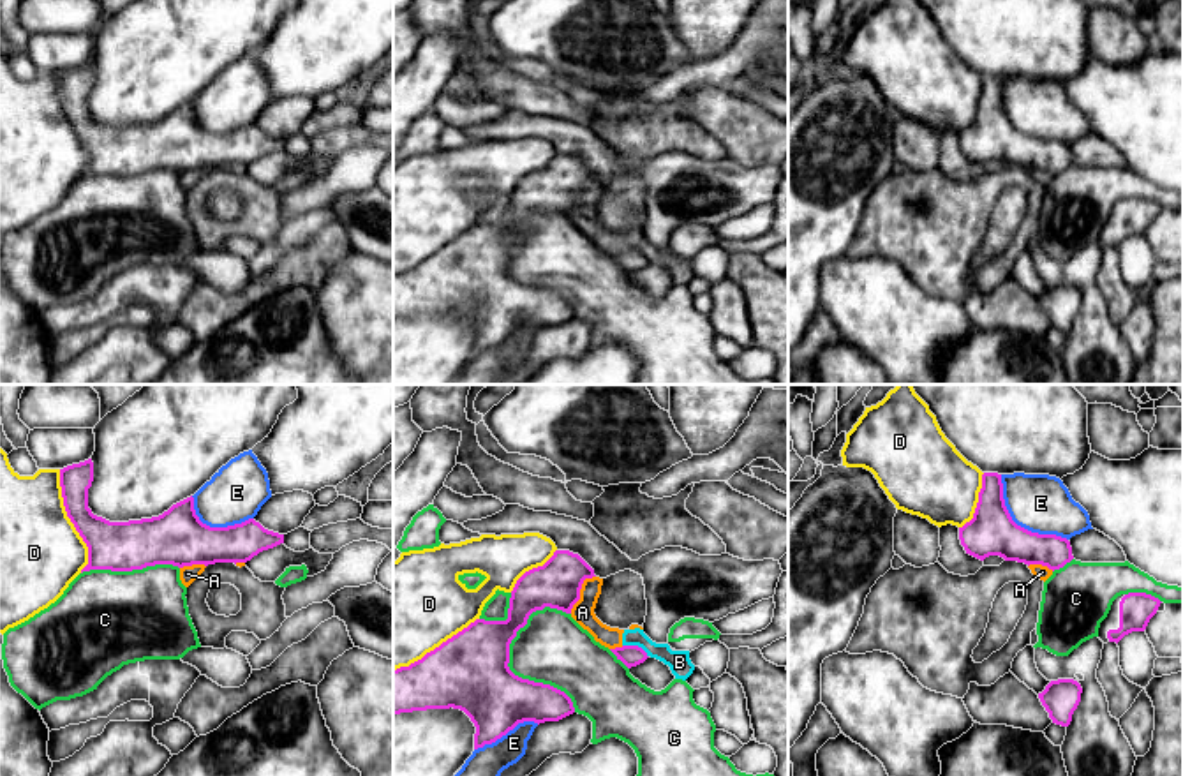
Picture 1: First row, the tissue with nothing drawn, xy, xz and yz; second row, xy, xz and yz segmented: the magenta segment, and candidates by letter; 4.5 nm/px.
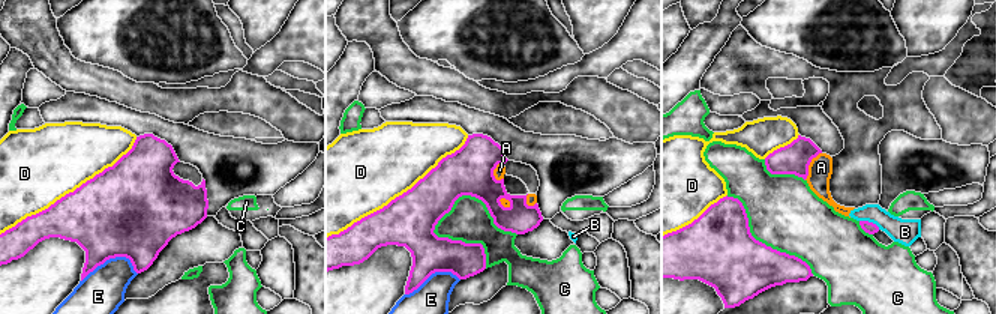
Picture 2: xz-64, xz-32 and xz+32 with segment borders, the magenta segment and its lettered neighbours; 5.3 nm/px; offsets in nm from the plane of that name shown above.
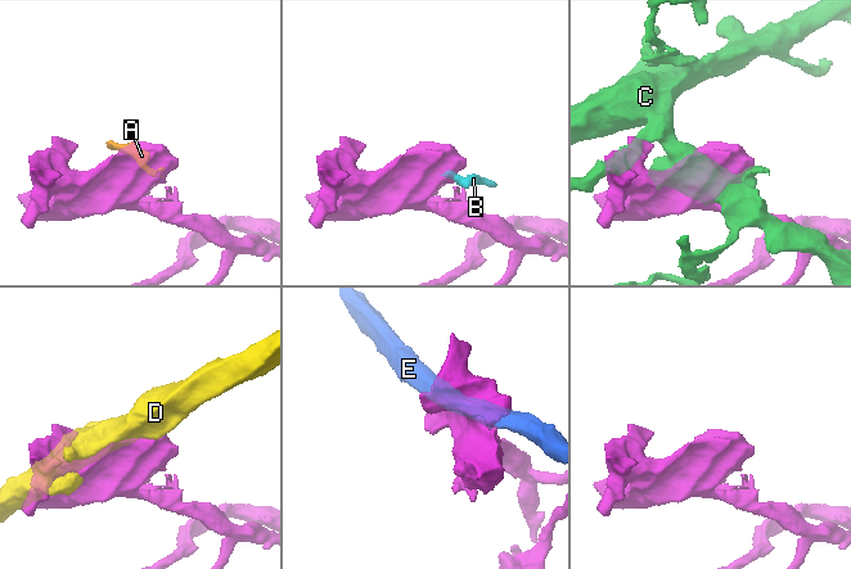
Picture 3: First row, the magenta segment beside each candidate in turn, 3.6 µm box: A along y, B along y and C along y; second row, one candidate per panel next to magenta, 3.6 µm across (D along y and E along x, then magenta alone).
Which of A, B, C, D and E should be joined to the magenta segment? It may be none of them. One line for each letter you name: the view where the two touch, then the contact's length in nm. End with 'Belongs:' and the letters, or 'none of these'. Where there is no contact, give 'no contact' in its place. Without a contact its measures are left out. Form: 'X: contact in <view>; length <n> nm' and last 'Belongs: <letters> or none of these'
Belongs: none of these

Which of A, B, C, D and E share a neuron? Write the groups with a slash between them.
A B / C / D / E

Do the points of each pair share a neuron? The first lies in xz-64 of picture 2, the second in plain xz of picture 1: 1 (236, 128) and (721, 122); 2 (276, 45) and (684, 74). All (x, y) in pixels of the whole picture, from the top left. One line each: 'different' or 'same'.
1: different
2: same

